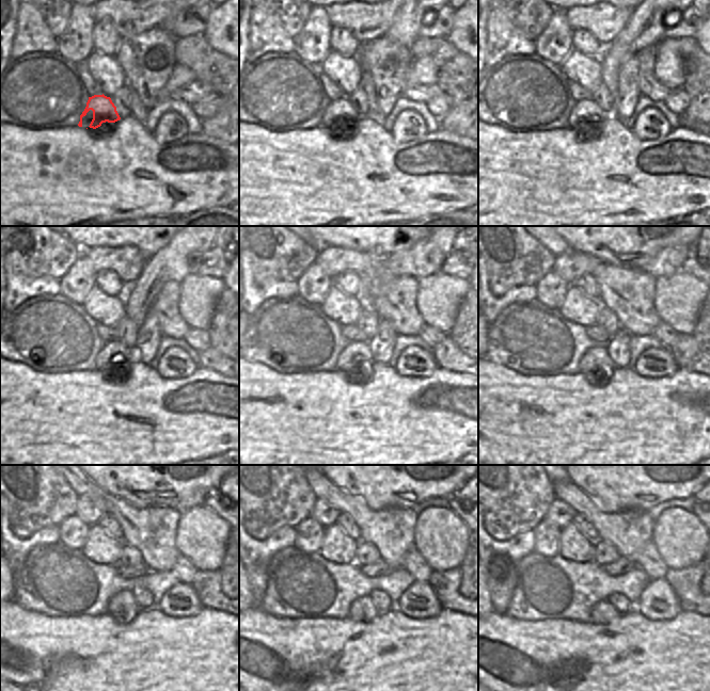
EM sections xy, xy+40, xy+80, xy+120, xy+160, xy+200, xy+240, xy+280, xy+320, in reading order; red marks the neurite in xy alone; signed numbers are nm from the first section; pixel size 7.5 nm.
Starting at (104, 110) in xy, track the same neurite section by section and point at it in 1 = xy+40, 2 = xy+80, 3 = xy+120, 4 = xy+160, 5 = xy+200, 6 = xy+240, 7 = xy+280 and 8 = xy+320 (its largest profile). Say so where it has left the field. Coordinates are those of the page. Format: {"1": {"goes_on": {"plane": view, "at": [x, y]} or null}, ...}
{"1": {"goes_on": {"plane": "xy+40", "at": [343, 111]}}, "2": {"goes_on": {"plane": "xy+80", "at": [585, 112]}}, "3": {"goes_on": {"plane": "xy+120", "at": [114, 358]}}, "4": {"goes_on": {"plane": "xy+160", "at": [356, 360]}}, "5": {"goes_on": {"plane": "xy+200", "at": [596, 364]}}, "6": {"goes_on": {"plane": "xy+240", "at": [123, 607]}}, "7": {"goes_on": {"plane": "xy+280", "at": [363, 609]}}, "8": {"goes_on": {"plane": "xy+320", "at": [602, 612]}}}

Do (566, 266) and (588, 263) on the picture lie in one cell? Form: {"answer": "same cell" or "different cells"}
{"answer": "same cell"}

